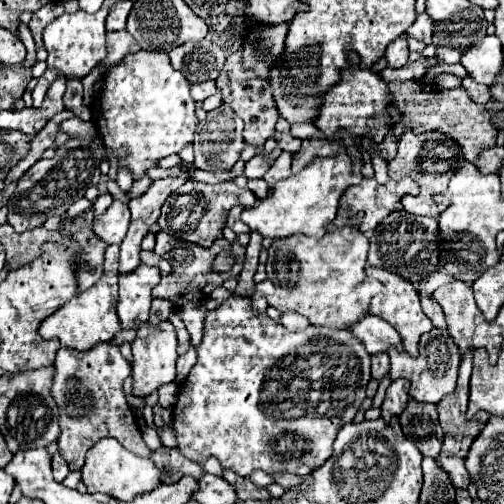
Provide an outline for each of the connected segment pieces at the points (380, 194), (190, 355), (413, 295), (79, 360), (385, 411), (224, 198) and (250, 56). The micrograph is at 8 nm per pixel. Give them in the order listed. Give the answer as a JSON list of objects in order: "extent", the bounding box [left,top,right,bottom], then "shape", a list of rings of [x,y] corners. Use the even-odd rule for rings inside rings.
[{"extent":[340,178,418,232],"shape":[[[364,178],[360,184],[350,186],[342,194],[340,204],[346,208],[348,216],[364,212],[358,228],[362,232],[368,232],[374,230],[384,216],[398,208],[404,194],[418,194],[418,184],[412,178],[402,178],[400,182],[390,180],[388,184],[378,184],[374,178]]]},{"extent":[176,346,197,383],"shape":[[[191,346],[187,353],[178,357],[176,363],[177,383],[182,383],[187,378],[192,366],[194,366],[196,361],[197,361],[197,351],[195,346]]]},{"extent":[368,268,432,358],"shape":[[[374,268],[374,272],[378,274],[378,280],[386,286],[386,292],[372,298],[368,312],[384,318],[386,322],[390,322],[390,324],[398,330],[398,334],[400,334],[402,344],[404,344],[404,350],[406,350],[410,356],[416,358],[416,356],[418,356],[418,340],[420,340],[420,336],[422,336],[424,332],[430,332],[430,330],[432,330],[430,318],[422,312],[418,292],[416,292],[416,288],[412,286],[412,282],[400,278],[398,274],[392,274],[392,272],[386,272],[386,270],[378,270],[378,268]]]},{"extent":[52,342,150,470],"shape":[[[112,342],[96,344],[88,352],[74,352],[60,348],[54,362],[56,374],[52,384],[52,396],[60,408],[60,428],[58,448],[62,458],[68,462],[70,470],[84,466],[84,456],[100,438],[112,436],[124,448],[136,452],[138,456],[150,456],[148,446],[140,436],[140,428],[134,410],[128,406],[122,384],[132,374],[132,366],[120,354],[120,348]]]},{"extent":[381,378,410,424],"shape":[[[398,378],[394,380],[388,390],[386,390],[386,398],[384,398],[384,404],[382,404],[381,417],[388,424],[392,416],[400,414],[406,404],[408,404],[408,390],[410,390],[410,382],[406,378]]]},{"extent":[160,180,240,248],"shape":[[[188,180],[178,192],[174,192],[166,204],[162,206],[160,216],[160,228],[172,236],[178,236],[180,240],[194,242],[198,246],[210,248],[214,240],[222,238],[222,230],[226,226],[226,216],[230,208],[238,204],[240,188],[236,188],[232,182],[220,182],[220,184],[204,184],[196,180]]]},{"extent":[242,22,288,80],"shape":[[[244,22],[242,32],[242,68],[252,70],[258,78],[268,80],[270,70],[284,52],[284,40],[288,32],[288,22],[282,24],[258,24]]]}]

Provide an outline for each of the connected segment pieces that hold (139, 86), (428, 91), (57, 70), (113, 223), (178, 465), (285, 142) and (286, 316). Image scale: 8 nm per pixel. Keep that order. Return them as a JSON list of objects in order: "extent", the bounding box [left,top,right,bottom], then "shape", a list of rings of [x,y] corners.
[{"extent":[94,52,198,180],"shape":[[[134,52],[122,64],[110,68],[104,80],[104,90],[94,106],[96,126],[106,148],[114,150],[112,156],[118,158],[118,166],[128,168],[134,180],[142,178],[160,158],[178,154],[186,142],[192,142],[192,126],[198,124],[198,118],[194,114],[190,82],[172,68],[168,54]]]},{"extent":[388,80,498,162],"shape":[[[418,80],[412,82],[390,82],[388,84],[390,94],[398,110],[402,112],[402,124],[406,128],[412,128],[414,134],[428,132],[428,130],[440,130],[448,134],[450,138],[458,140],[462,146],[464,158],[468,162],[476,162],[482,150],[494,148],[498,130],[492,124],[491,115],[484,104],[474,102],[464,88],[444,90],[434,84],[424,84]]]},{"extent":[32,8,110,108],"shape":[[[100,8],[94,14],[88,14],[84,10],[78,10],[74,14],[64,12],[62,16],[54,18],[46,28],[44,28],[44,46],[48,50],[48,70],[38,78],[36,88],[32,90],[32,98],[34,98],[34,106],[38,108],[46,96],[48,86],[56,80],[56,76],[64,74],[66,78],[84,78],[86,74],[90,74],[90,70],[100,64],[106,58],[106,12],[110,12],[110,8]]]},{"extent":[94,200,130,244],"shape":[[[114,200],[112,206],[98,218],[98,224],[94,224],[94,232],[106,244],[120,244],[128,232],[128,224],[130,224],[128,204]]]},{"extent":[150,446,202,484],"shape":[[[162,446],[160,450],[152,452],[150,458],[162,470],[162,482],[164,484],[174,484],[182,476],[202,476],[202,468],[196,462],[188,460],[178,448]]]},{"extent":[274,132,302,154],"shape":[[[276,132],[274,138],[276,138],[276,142],[278,142],[278,146],[280,146],[282,150],[292,152],[292,154],[298,152],[298,148],[302,146],[302,140],[300,140],[300,138],[294,138],[292,134],[280,134],[280,132]]]},{"extent":[280,312,310,332],"shape":[[[284,312],[282,314],[282,318],[280,318],[280,322],[290,330],[290,332],[298,332],[298,330],[304,330],[310,322],[304,318],[304,316],[300,316],[300,314],[294,314],[294,312]]]}]

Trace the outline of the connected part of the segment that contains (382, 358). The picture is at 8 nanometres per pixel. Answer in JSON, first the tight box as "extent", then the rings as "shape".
{"extent":[372,352,390,380],"shape":[[[380,352],[380,354],[372,354],[372,376],[376,380],[380,380],[390,368],[390,358],[386,352]]]}

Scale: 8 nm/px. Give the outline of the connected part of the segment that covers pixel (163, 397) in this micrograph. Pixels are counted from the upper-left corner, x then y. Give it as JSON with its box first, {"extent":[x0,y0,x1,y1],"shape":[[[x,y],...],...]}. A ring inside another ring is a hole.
{"extent":[158,382,178,408],"shape":[[[170,382],[162,388],[158,388],[158,396],[160,396],[160,406],[168,408],[168,406],[174,406],[176,404],[176,398],[178,398],[178,384],[176,382]]]}

